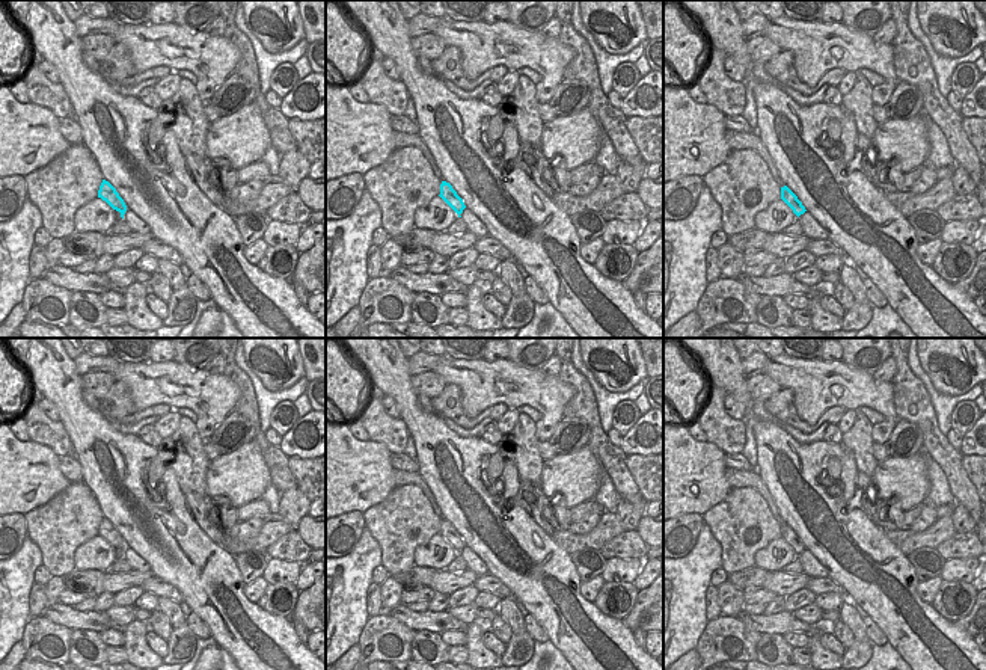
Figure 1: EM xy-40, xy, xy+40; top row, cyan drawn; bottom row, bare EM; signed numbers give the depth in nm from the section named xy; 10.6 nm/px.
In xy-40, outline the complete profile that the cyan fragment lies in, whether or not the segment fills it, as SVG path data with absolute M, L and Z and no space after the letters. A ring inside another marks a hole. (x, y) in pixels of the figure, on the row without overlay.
M103 518L100 528L98 528L98 536L106 539L113 548L121 551L121 555L124 557L124 552L127 549L127 543L124 537L119 534L116 527L106 518Z

